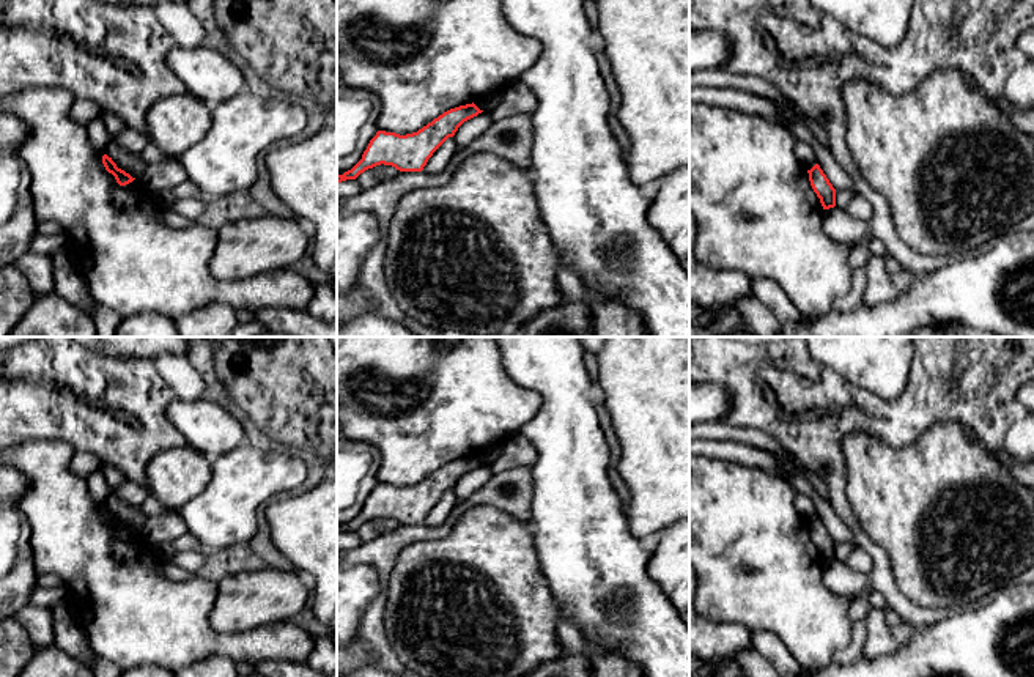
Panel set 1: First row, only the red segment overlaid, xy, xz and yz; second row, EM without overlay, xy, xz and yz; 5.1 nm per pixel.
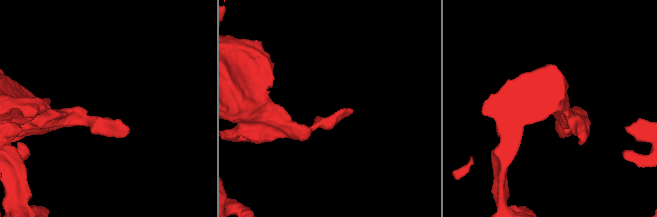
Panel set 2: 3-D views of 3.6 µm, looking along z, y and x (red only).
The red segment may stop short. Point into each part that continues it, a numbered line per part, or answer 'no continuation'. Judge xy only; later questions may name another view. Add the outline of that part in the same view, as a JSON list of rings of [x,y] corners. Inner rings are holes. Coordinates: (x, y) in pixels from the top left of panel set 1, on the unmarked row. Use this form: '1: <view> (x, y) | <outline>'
no continuation

